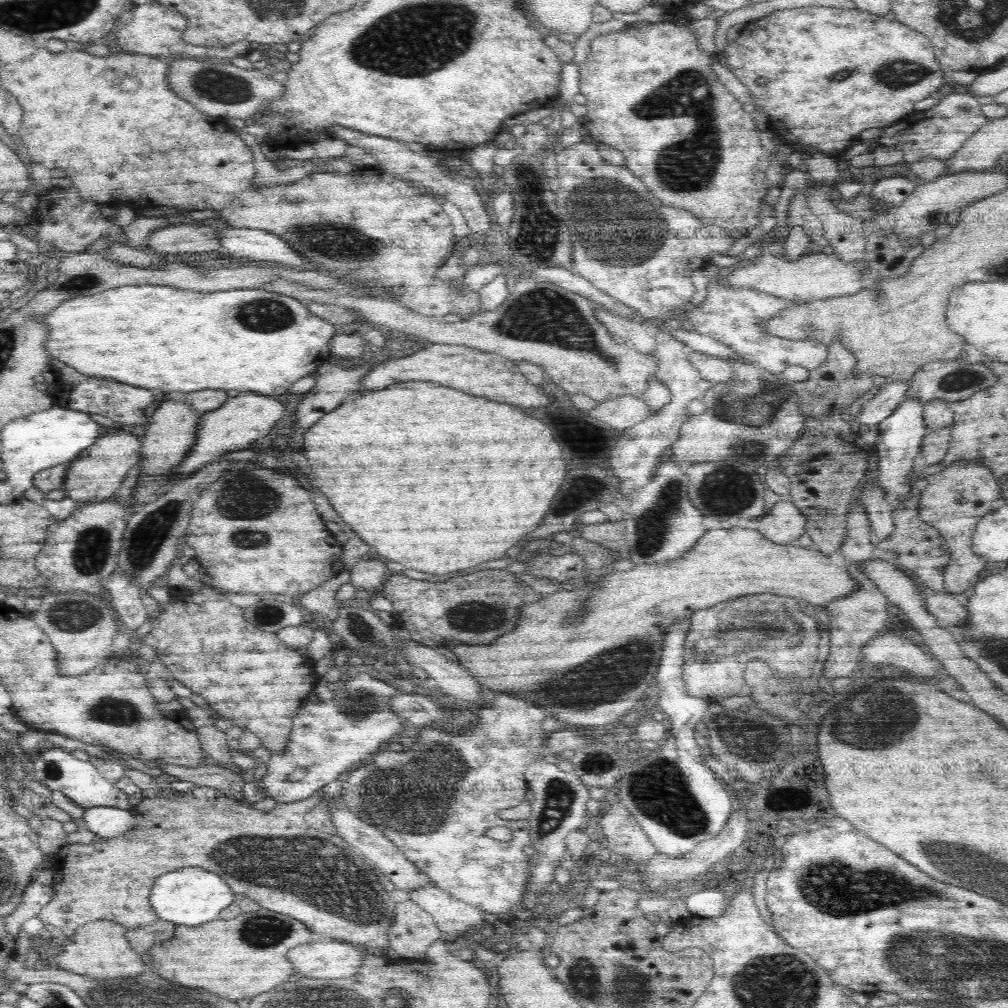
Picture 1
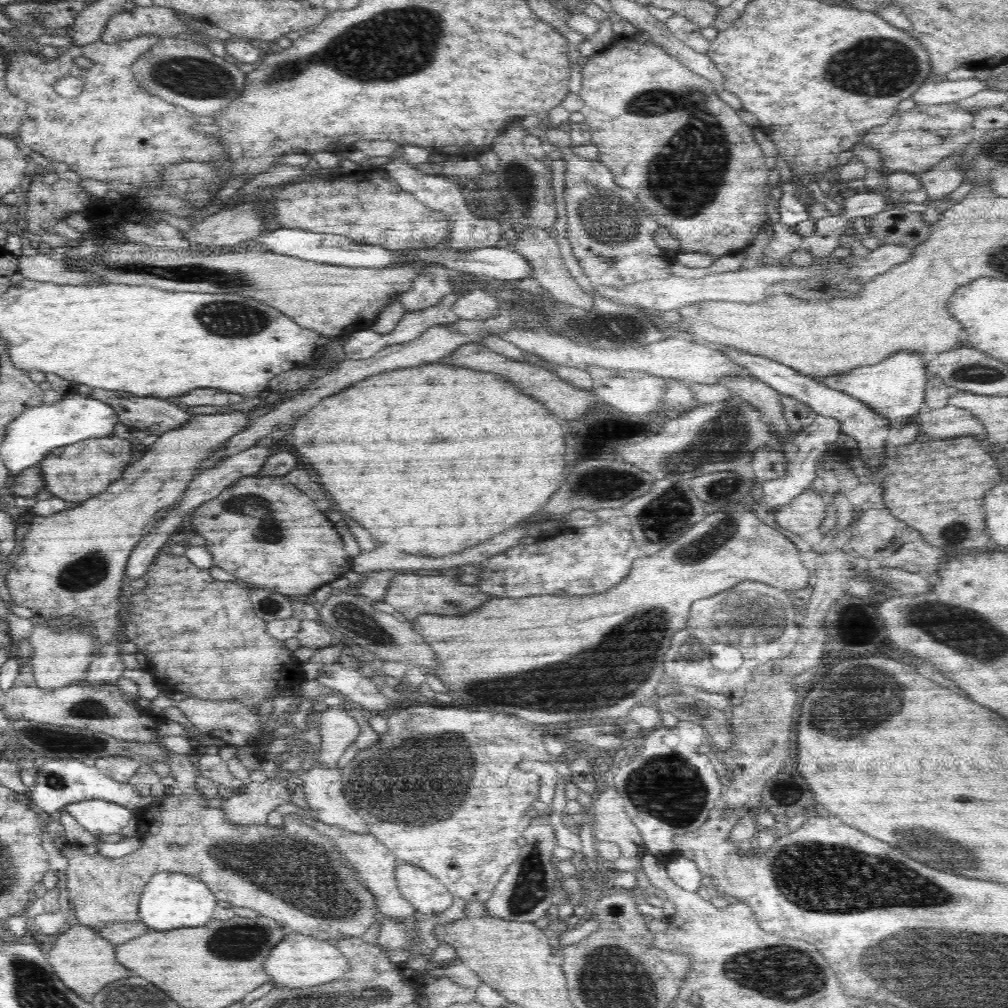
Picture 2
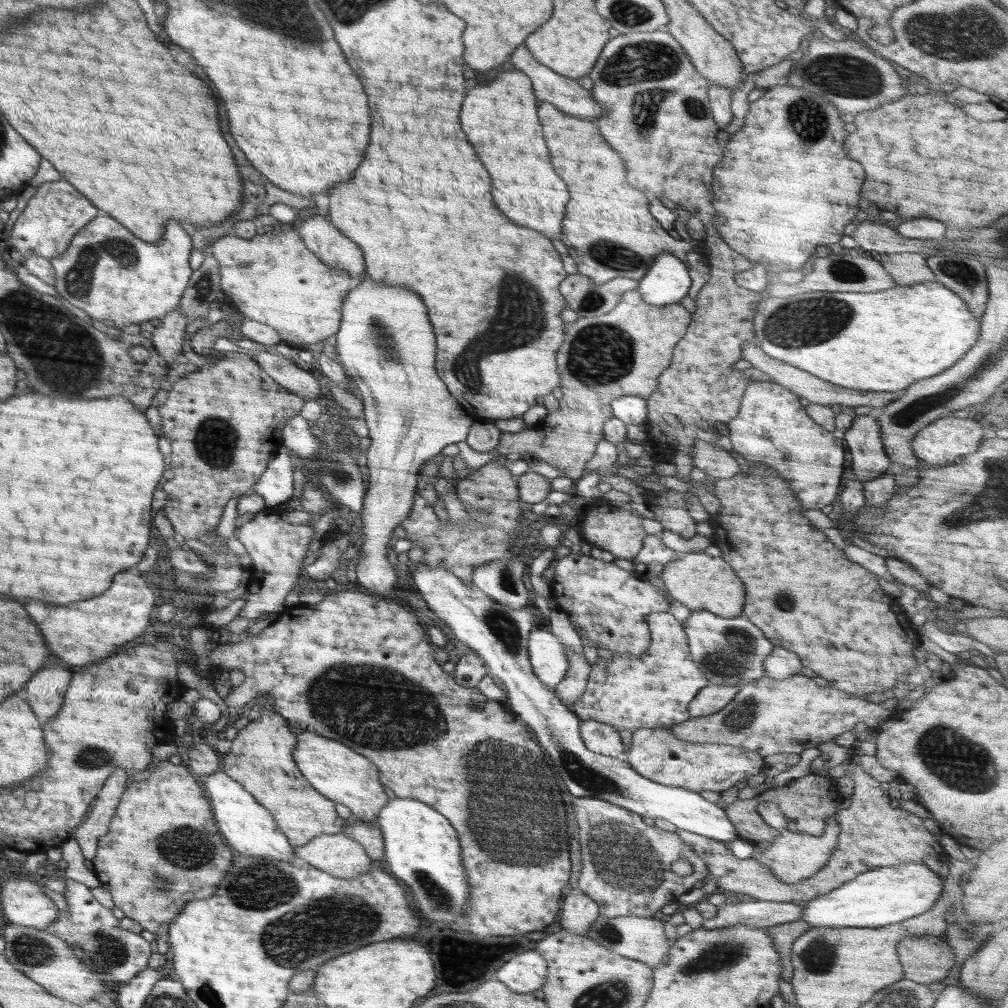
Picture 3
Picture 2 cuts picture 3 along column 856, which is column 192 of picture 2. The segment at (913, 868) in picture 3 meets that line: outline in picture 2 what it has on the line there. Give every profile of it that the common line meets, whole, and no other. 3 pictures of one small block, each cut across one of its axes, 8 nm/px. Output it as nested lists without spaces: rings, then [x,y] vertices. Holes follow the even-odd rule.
[[[166,871],[162,874],[154,874],[144,885],[138,904],[138,914],[142,918],[140,921],[150,926],[150,930],[169,931],[183,929],[184,926],[190,928],[190,926],[202,926],[210,922],[217,902],[212,890],[198,878]]]

